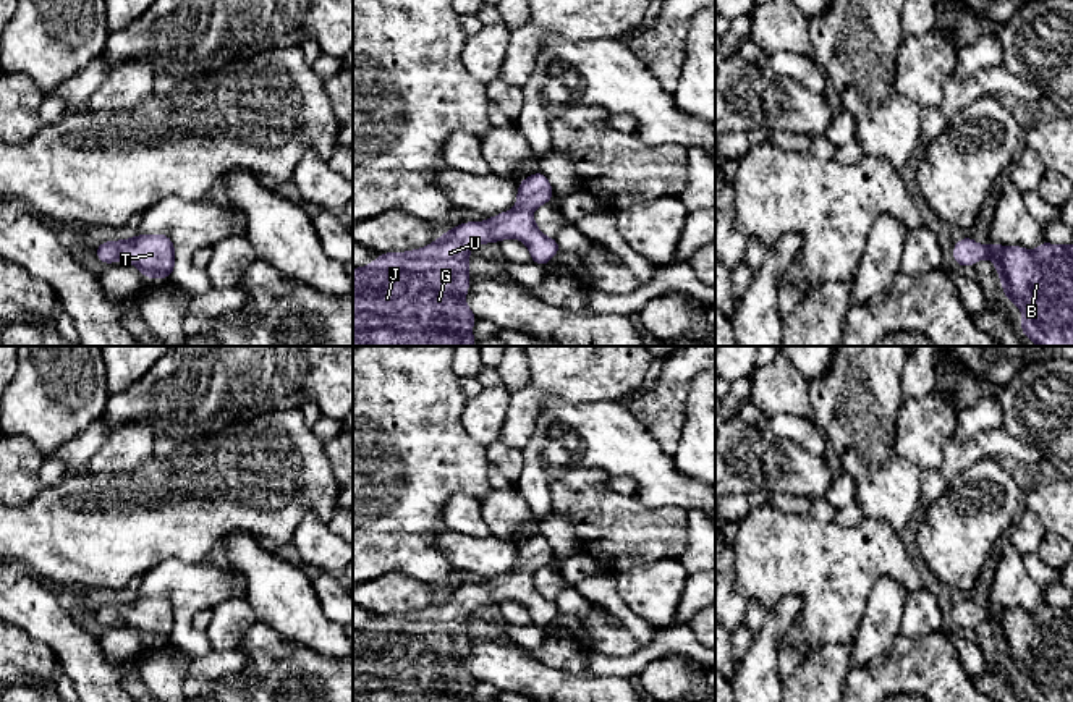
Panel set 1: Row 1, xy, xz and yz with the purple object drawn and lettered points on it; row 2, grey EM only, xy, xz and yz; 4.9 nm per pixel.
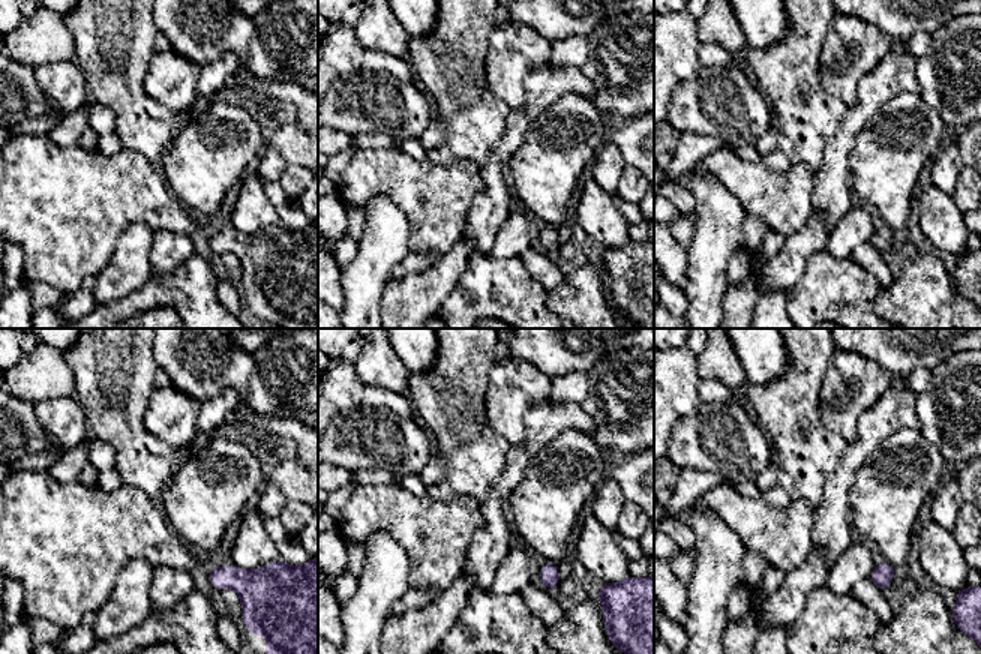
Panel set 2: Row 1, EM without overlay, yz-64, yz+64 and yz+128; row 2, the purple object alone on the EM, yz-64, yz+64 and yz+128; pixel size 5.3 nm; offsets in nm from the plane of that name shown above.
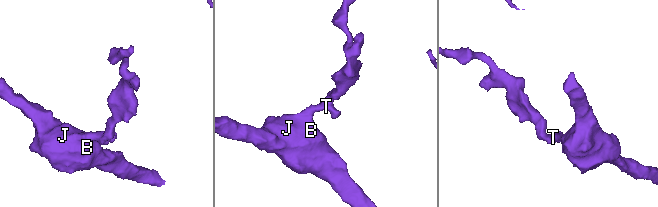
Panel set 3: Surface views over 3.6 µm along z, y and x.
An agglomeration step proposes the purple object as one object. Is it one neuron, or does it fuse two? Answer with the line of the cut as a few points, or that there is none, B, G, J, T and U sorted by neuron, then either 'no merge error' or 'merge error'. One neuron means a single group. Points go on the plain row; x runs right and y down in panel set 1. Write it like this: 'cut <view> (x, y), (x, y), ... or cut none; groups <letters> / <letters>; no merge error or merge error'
cut none; groups B G J T U; no merge error

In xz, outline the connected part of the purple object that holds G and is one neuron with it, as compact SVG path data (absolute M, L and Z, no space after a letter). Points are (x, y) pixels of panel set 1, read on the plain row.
M537 534L518 547L515 571L486 581L482 586L464 584L447 592L443 598L422 611L379 616L371 628L353 631L353 702L476 702L471 691L477 679L464 665L464 657L469 653L468 626L471 621L468 615L477 607L516 600L529 610L531 623L544 629L560 613L560 607L555 600L541 595L534 586L532 573L547 566L552 560L553 550L545 537Z

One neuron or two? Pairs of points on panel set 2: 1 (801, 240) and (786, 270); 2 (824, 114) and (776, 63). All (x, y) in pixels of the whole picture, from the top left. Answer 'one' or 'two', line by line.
1: one
2: one

